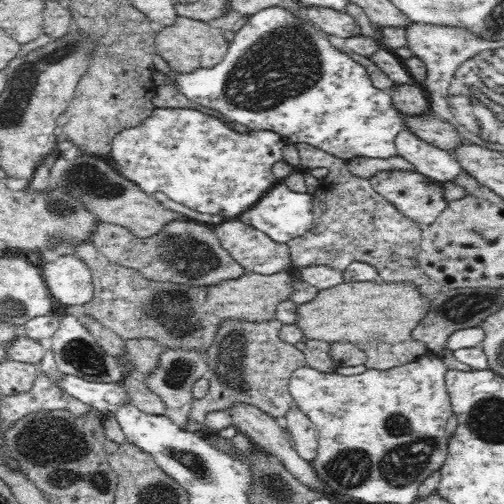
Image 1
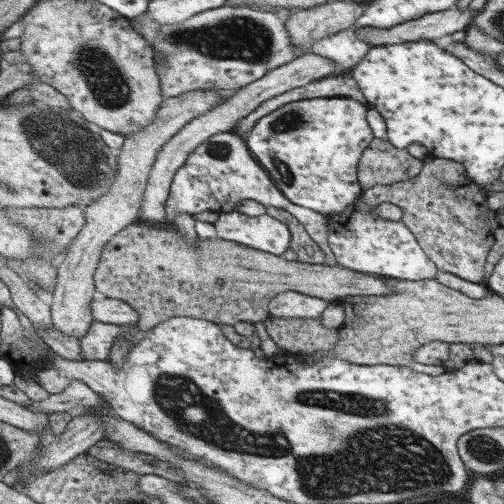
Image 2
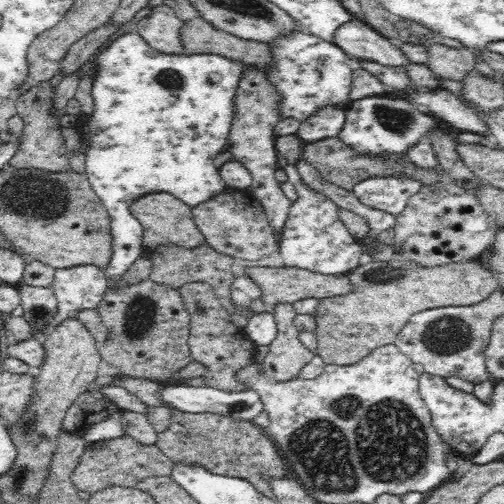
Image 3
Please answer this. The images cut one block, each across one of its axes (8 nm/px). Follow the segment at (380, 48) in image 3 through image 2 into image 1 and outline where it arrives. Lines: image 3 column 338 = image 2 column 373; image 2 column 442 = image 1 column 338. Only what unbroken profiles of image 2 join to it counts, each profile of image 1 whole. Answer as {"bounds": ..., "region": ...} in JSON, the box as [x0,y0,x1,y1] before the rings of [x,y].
{"bounds":[304,10,362,38],"region":[[[304,10],[304,16],[308,22],[314,22],[324,34],[334,34],[340,38],[358,38],[362,36],[362,30],[354,18],[350,18],[348,12],[338,12],[338,10]]]}

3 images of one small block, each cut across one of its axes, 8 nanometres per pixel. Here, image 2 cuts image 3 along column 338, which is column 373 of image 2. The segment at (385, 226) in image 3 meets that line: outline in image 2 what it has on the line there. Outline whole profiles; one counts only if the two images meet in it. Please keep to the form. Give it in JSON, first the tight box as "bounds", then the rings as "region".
{"bounds":[361,156,495,284],"region":[[[427,156],[417,176],[395,184],[377,184],[361,194],[361,202],[373,208],[379,204],[399,206],[403,212],[403,226],[415,234],[417,242],[431,262],[435,262],[437,270],[455,274],[467,282],[481,284],[485,256],[489,254],[495,236],[491,236],[485,218],[485,212],[489,212],[485,206],[485,194],[471,192],[481,190],[481,186],[463,178],[463,168],[465,166],[459,162]]]}

